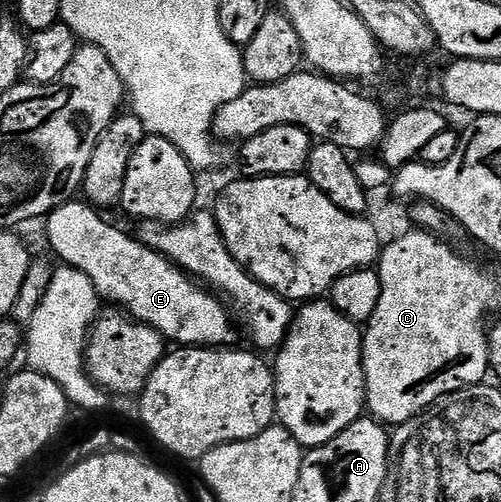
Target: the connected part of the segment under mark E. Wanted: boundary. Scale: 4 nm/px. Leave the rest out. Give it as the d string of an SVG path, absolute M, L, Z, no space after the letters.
M72 202L63 204L53 210L45 218L47 224L47 240L51 248L60 256L62 263L69 268L81 270L93 282L108 305L127 313L133 320L147 324L153 330L163 335L164 341L175 346L198 346L201 348L221 348L234 345L237 328L233 323L232 313L228 305L214 291L208 290L202 283L196 282L188 276L182 268L166 260L162 254L155 252L142 239L122 232L115 224L110 224L92 205L86 202Z

